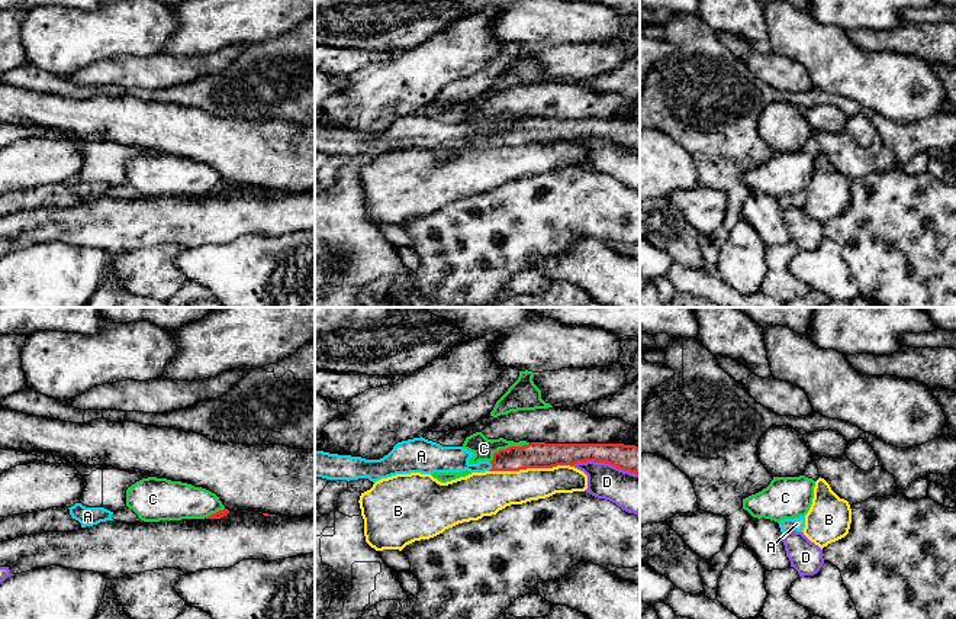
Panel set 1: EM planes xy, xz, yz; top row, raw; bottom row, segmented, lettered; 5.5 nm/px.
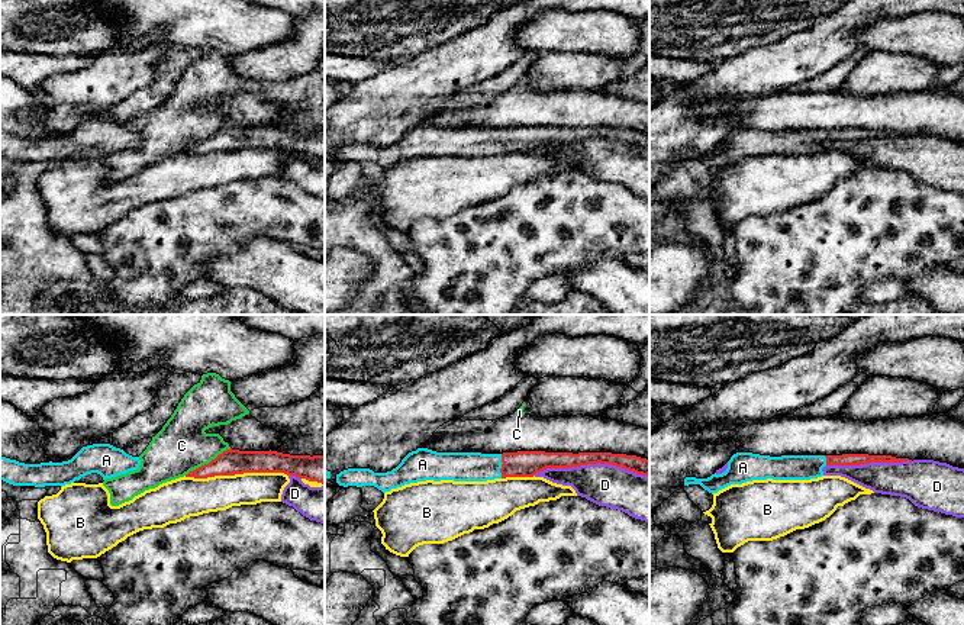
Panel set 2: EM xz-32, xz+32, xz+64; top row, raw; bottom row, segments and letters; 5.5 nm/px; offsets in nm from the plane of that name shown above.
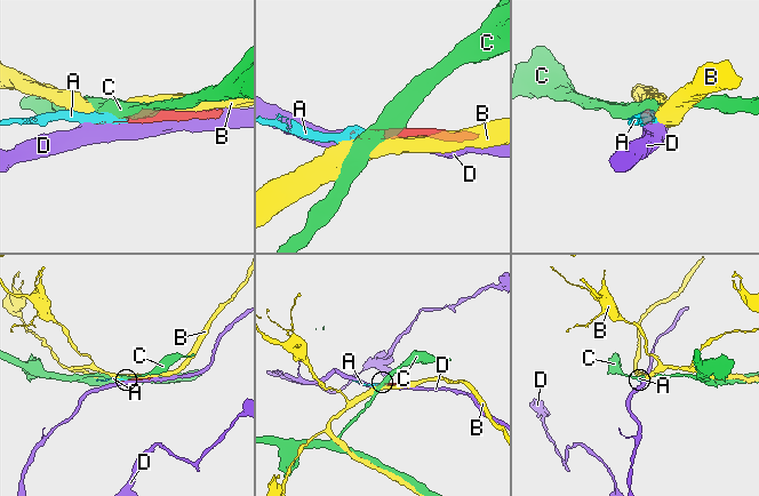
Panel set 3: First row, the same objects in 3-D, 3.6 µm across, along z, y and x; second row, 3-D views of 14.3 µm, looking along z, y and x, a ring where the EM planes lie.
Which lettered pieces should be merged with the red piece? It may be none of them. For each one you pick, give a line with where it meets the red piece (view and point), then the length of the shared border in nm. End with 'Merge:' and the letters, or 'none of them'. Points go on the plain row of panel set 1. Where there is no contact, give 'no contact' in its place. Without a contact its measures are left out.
A: xz (492, 142) | 50 nm
Merge: A

